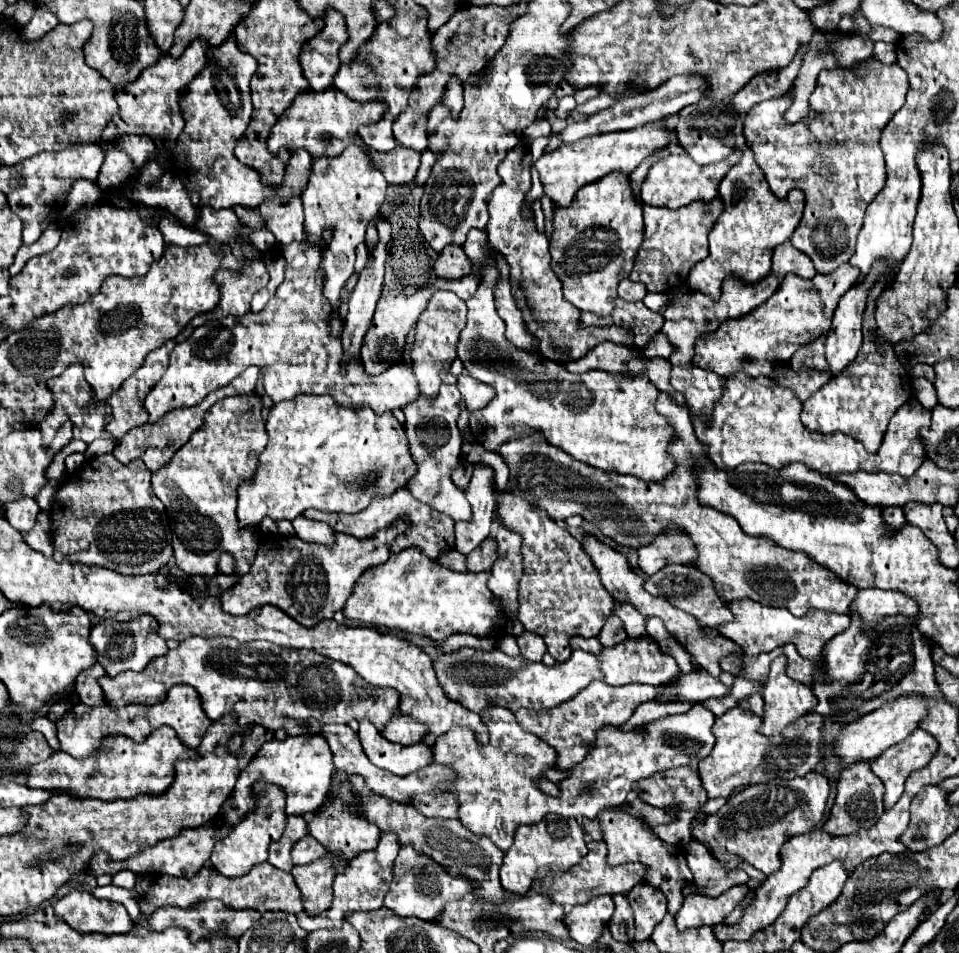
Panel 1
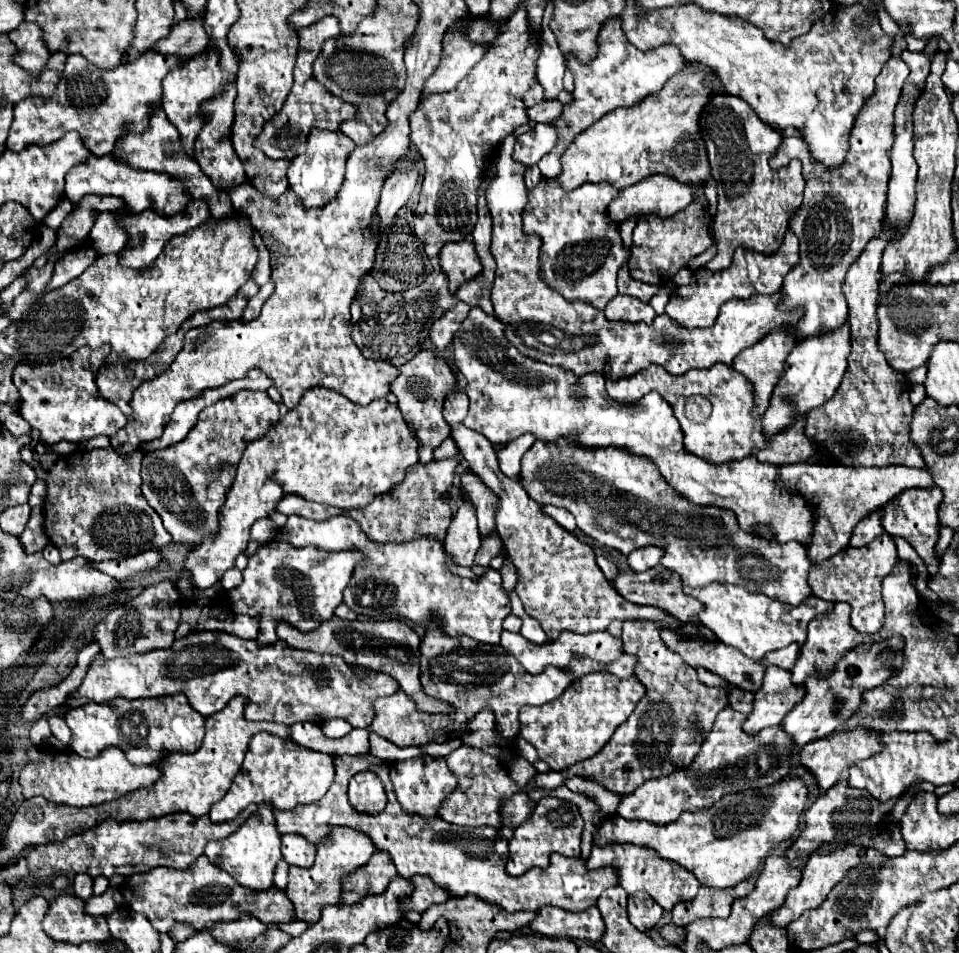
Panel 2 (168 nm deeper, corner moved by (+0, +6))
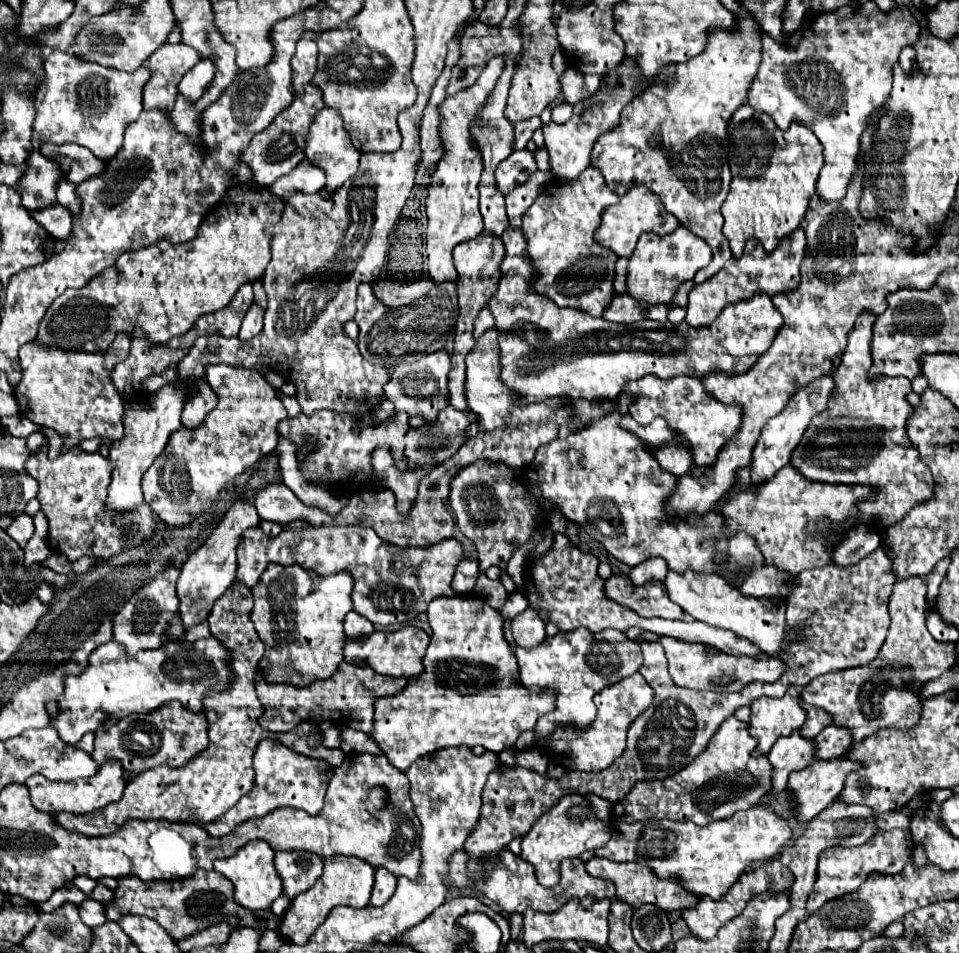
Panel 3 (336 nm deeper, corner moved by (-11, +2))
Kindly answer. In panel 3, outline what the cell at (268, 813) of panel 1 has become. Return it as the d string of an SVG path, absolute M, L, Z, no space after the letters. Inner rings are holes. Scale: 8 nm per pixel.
M251 840L241 846L233 856L215 860L213 866L219 874L229 878L235 886L235 900L249 910L265 910L271 908L273 900L283 894L283 880L275 870L275 850L265 840Z

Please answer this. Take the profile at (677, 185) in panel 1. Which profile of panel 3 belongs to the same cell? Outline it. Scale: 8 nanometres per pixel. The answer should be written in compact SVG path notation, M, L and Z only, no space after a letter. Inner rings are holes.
M645 186L629 190L617 204L609 206L601 216L601 226L597 228L597 242L603 242L603 246L611 246L619 256L631 256L635 250L635 244L643 232L655 232L655 234L669 234L679 226L679 220L673 214L667 214L663 210L663 202L655 192L651 192Z

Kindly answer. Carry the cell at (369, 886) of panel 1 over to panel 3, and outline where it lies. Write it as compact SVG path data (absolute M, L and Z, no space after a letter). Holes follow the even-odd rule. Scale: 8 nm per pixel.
M385 870L381 876L375 876L371 906L383 906L395 894L395 884L397 884L397 878L393 874L387 874Z

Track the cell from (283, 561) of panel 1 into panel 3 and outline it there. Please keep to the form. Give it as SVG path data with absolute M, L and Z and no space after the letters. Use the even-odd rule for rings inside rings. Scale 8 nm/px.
M269 564L255 588L251 588L255 606L251 622L265 644L265 656L259 666L267 670L267 682L285 682L307 686L317 678L331 676L343 660L343 618L353 610L353 578L349 570L329 574L317 580L317 590L309 590L309 570L299 564Z

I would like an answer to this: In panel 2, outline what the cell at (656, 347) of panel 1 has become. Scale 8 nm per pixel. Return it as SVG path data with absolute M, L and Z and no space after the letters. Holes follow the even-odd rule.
M512 134L502 142L498 172L486 198L488 210L494 216L492 256L496 260L496 280L490 298L494 316L508 326L506 338L520 350L520 354L550 366L560 366L576 376L588 372L604 374L604 366L608 366L610 378L628 378L646 370L650 364L664 366L670 374L684 374L692 368L712 368L718 362L730 366L740 350L754 346L760 338L770 334L770 330L794 326L798 322L802 310L782 312L778 308L780 294L756 294L756 298L748 300L728 300L720 306L714 326L704 330L676 326L666 314L656 316L650 326L644 322L608 322L604 312L588 306L588 302L568 302L540 280L540 242L536 236L526 236L522 232L520 212L528 202L524 184L526 166L512 160L514 142L516 138Z

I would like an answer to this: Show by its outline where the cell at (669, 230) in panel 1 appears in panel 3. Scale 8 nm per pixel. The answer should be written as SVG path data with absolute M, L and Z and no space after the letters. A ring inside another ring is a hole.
M679 226L675 232L665 236L641 234L627 268L629 294L649 304L669 304L677 286L685 280L691 280L699 268L705 268L711 262L711 258L713 254L707 242L691 234L691 230L685 226Z

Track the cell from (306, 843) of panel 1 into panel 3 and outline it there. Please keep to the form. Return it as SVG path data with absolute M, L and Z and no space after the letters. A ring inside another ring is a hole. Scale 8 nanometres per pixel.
M289 850L275 854L275 868L283 878L283 894L291 900L309 890L323 872L323 858L317 854L307 854L303 850Z

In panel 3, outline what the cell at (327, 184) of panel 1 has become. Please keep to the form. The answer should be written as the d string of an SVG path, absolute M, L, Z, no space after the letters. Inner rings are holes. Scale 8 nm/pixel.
M323 108L317 114L315 122L311 124L311 134L309 134L309 142L307 142L305 154L307 154L307 160L313 166L317 166L317 168L321 168L325 172L325 176L327 176L325 192L331 194L331 196L343 186L345 180L355 178L357 168L359 168L359 158L361 158L361 152L347 138L347 132L343 130L339 114L335 114L335 110L327 110L327 108Z

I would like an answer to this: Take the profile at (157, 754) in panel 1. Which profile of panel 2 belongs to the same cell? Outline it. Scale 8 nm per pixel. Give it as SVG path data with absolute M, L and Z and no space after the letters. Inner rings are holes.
M106 748L100 752L98 758L80 758L74 752L62 752L52 758L46 758L42 762L26 764L20 772L20 786L22 786L22 796L34 798L34 796L44 796L46 800L54 804L68 804L68 806L94 806L102 804L108 800L116 800L132 790L152 786L156 778L160 776L160 762L154 762L150 766L132 766L124 752L118 748Z

